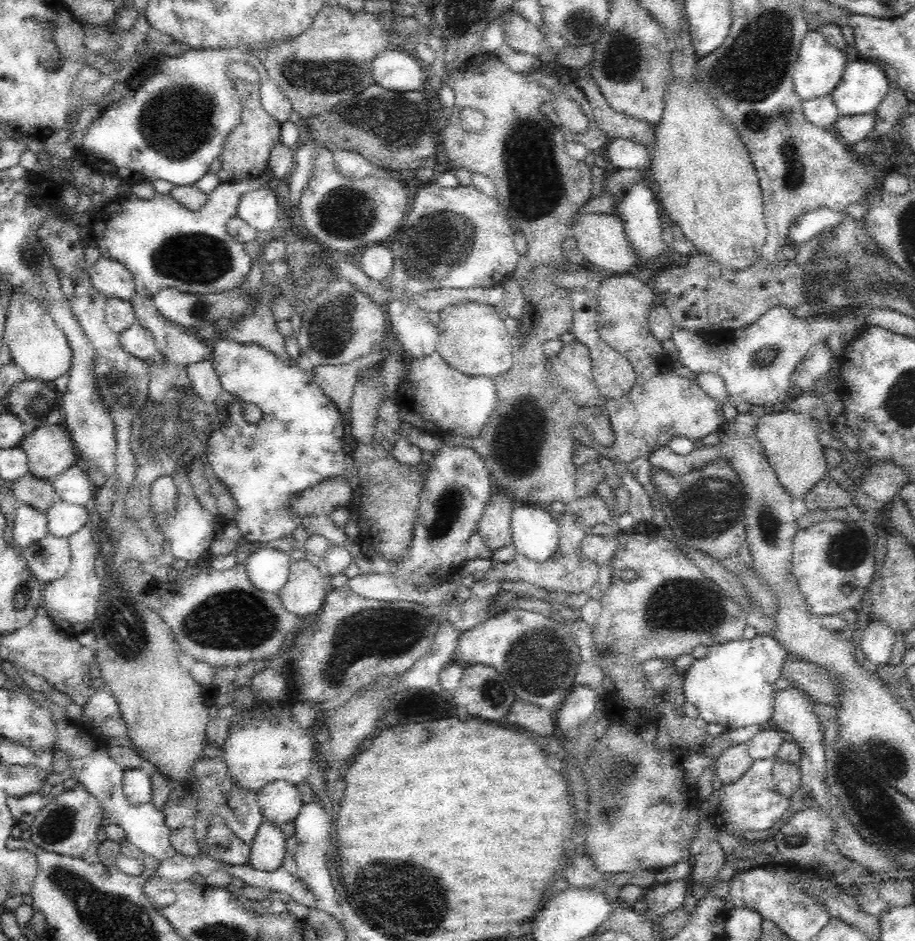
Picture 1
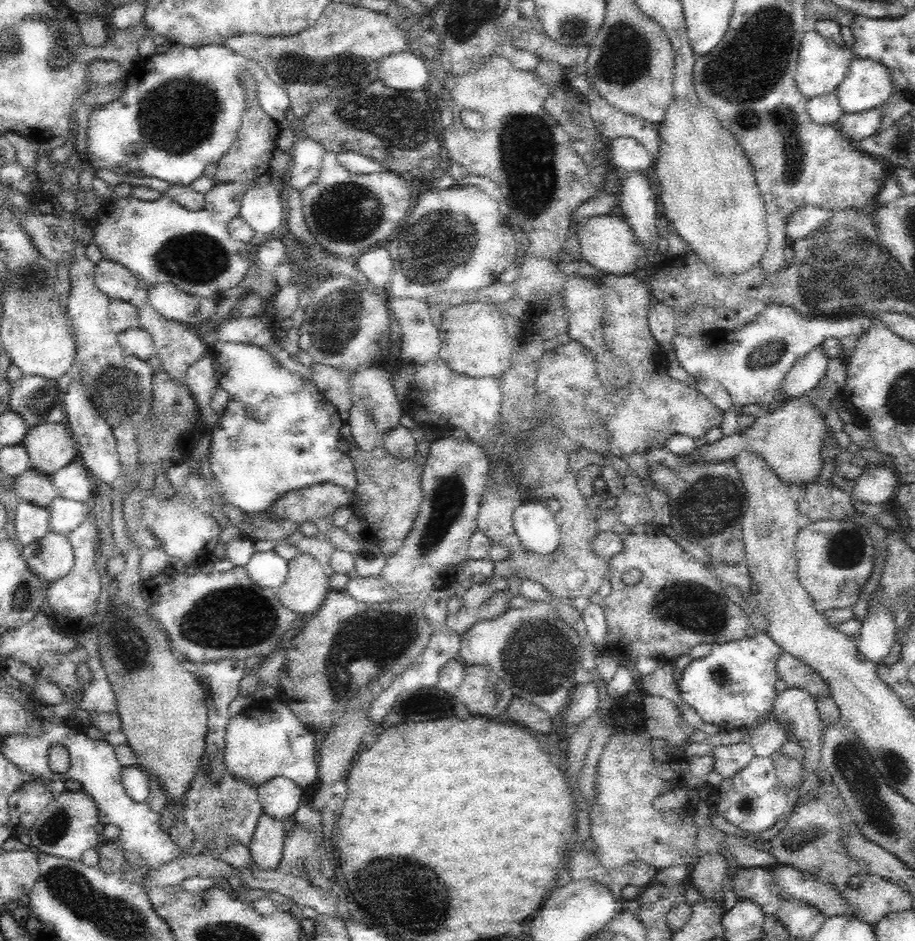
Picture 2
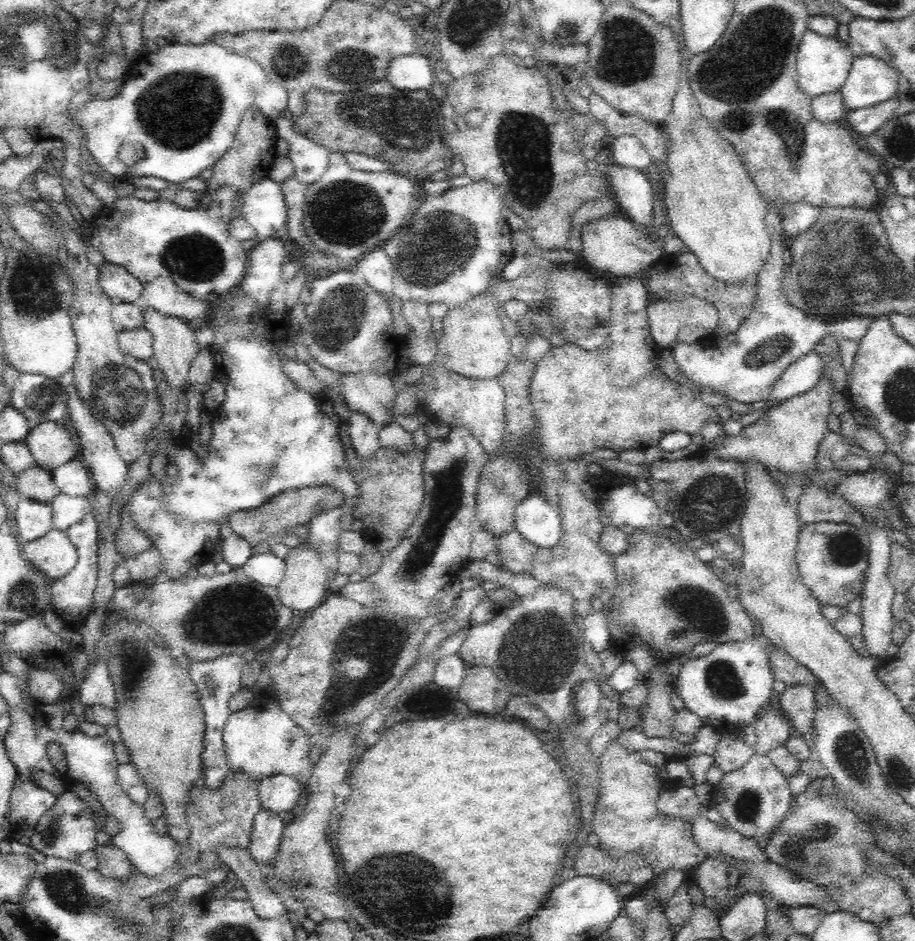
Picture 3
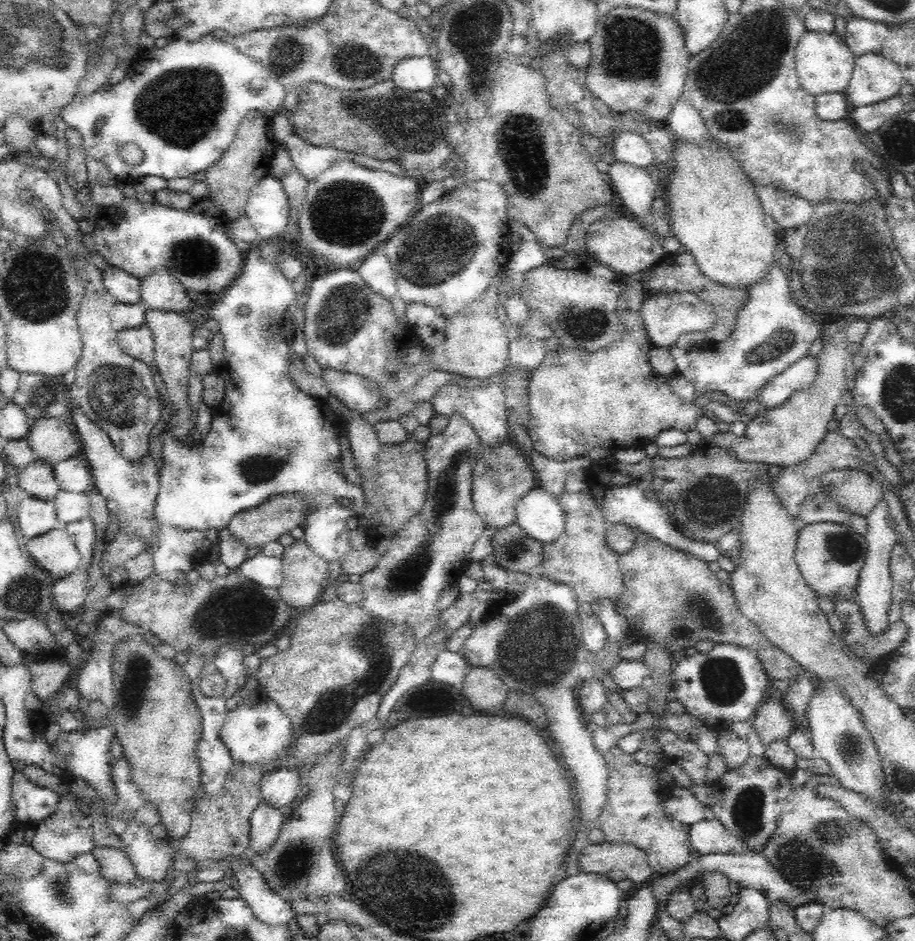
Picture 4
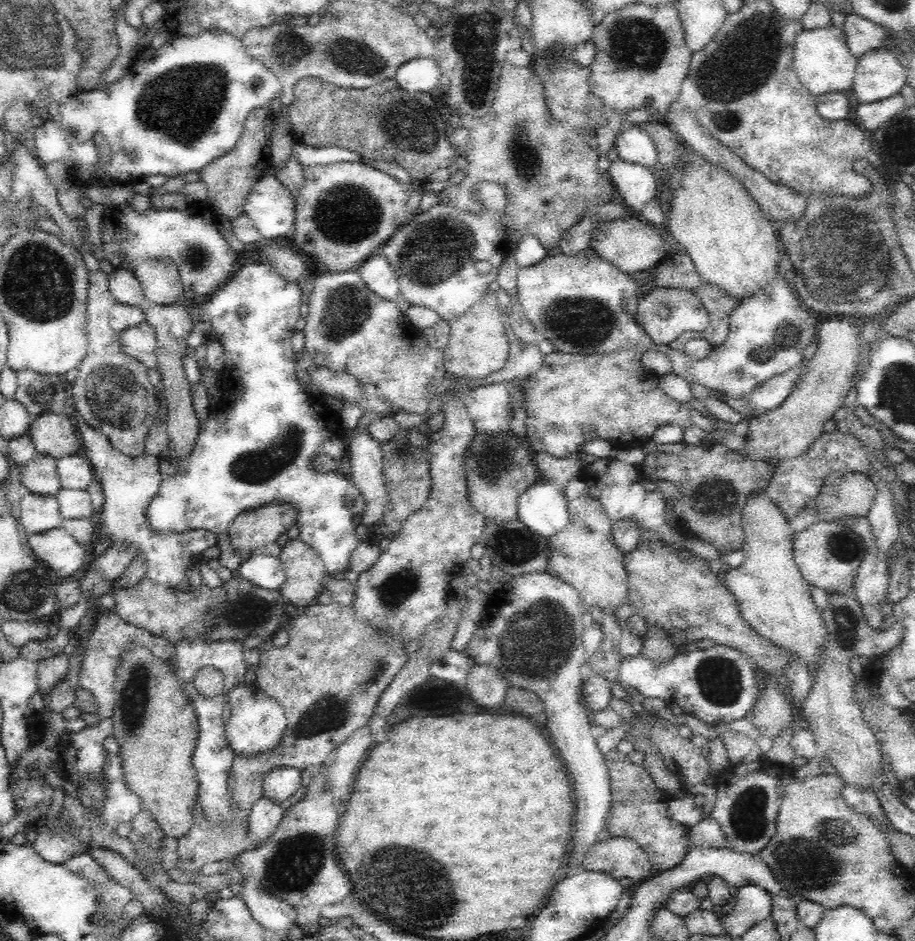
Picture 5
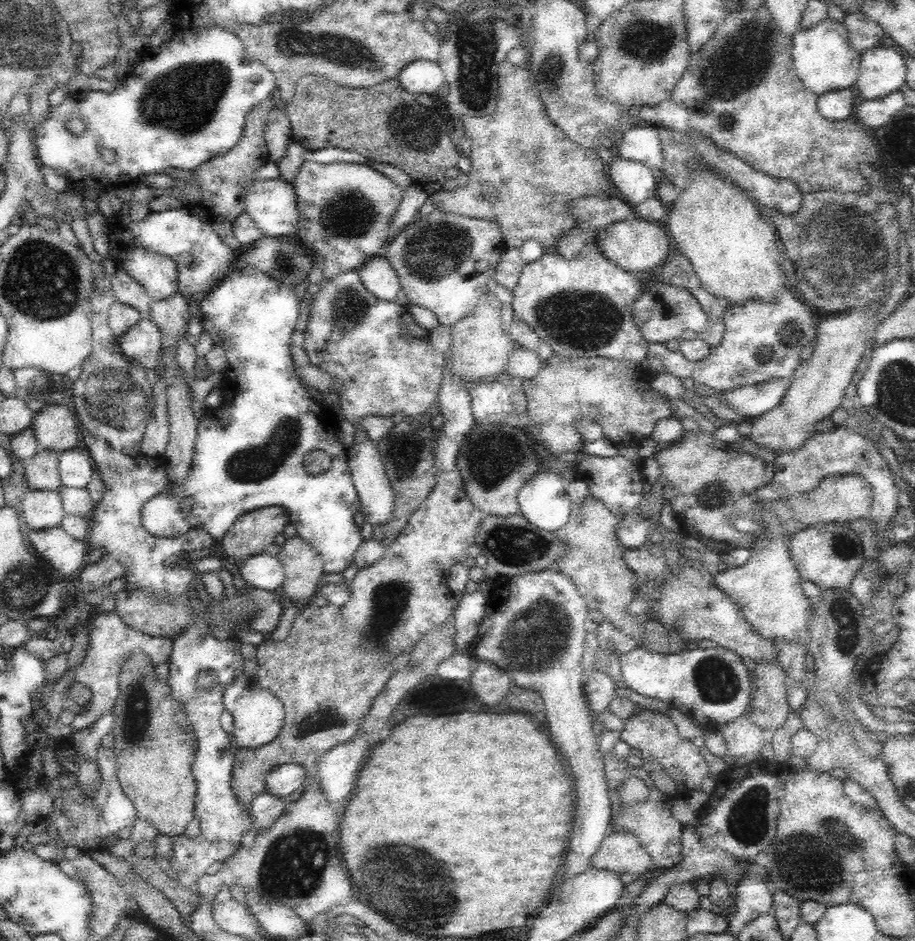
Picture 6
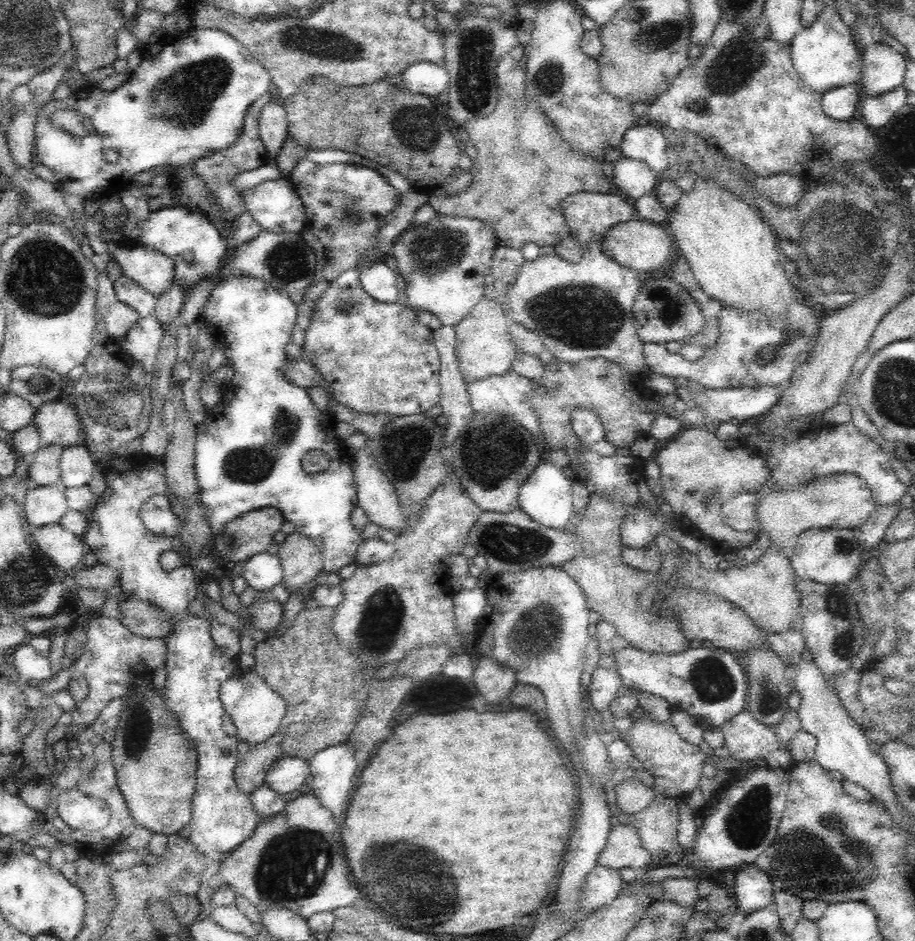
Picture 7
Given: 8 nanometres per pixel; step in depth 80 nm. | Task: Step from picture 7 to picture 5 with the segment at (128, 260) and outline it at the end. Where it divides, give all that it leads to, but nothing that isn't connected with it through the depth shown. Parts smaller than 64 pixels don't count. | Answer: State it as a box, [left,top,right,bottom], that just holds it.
[132,260,186,306]

